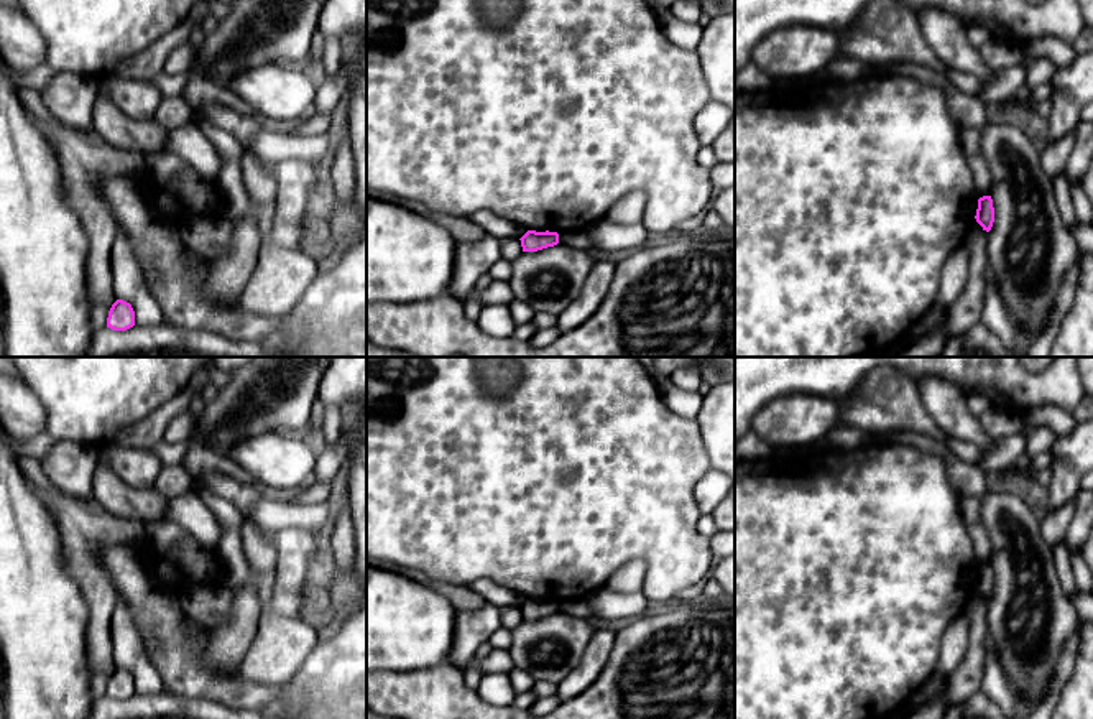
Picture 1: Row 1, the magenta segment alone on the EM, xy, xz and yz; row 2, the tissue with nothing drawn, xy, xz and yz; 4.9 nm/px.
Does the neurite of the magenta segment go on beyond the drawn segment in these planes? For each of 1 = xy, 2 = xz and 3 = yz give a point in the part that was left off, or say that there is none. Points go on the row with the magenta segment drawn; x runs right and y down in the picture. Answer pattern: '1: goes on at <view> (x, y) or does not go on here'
1: does not go on here
2: does not go on here
3: does not go on here

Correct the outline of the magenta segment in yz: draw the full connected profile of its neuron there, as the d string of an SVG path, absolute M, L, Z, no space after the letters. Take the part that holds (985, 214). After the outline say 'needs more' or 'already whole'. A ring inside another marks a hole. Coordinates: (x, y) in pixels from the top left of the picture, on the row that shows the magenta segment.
M983 196L978 199L978 209L975 216L976 222L983 230L989 232L994 222L994 207L991 196Z; already whole

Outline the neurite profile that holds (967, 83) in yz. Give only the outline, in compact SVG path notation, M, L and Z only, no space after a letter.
M947 66L942 72L958 90L965 92L966 95L978 95L983 84L978 77L970 72L958 71L955 67Z

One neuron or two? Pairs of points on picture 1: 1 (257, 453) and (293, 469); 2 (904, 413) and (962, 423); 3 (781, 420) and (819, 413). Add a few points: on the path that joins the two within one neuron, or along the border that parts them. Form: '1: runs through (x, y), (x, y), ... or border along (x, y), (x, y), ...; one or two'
1: runs through (265, 458), (285, 463); one
2: border along (916, 382), (924, 408), (947, 433); two
3: runs through (791, 420), (809, 418); one

